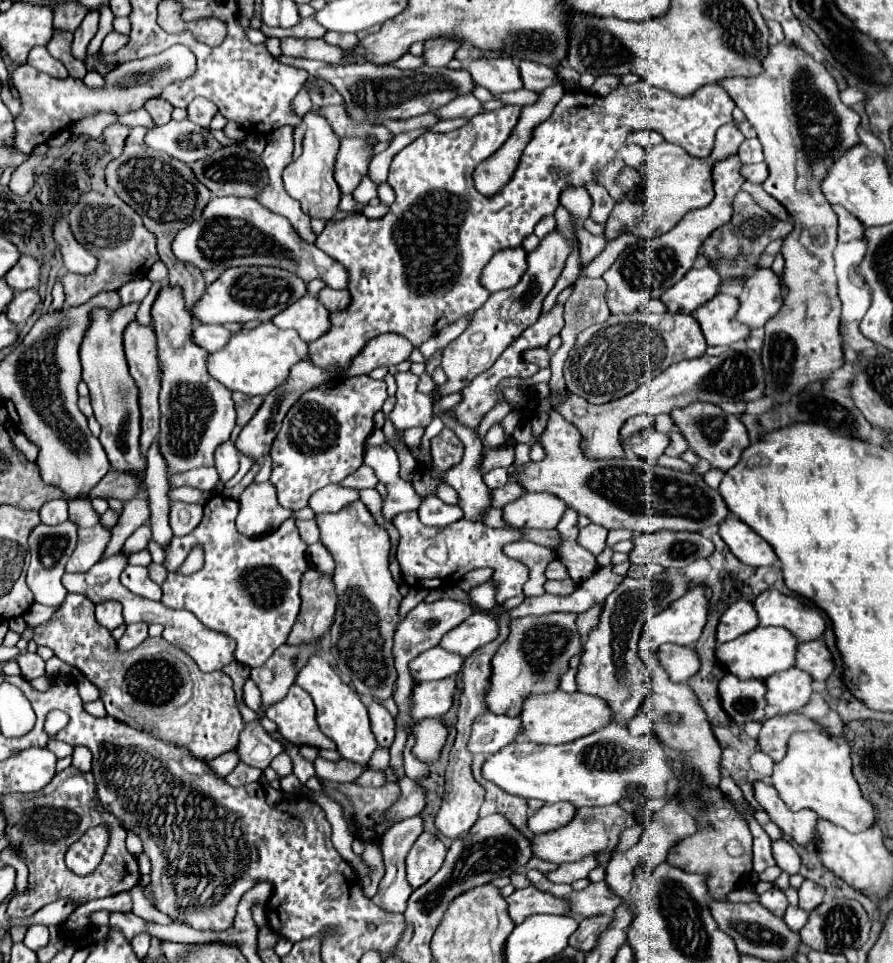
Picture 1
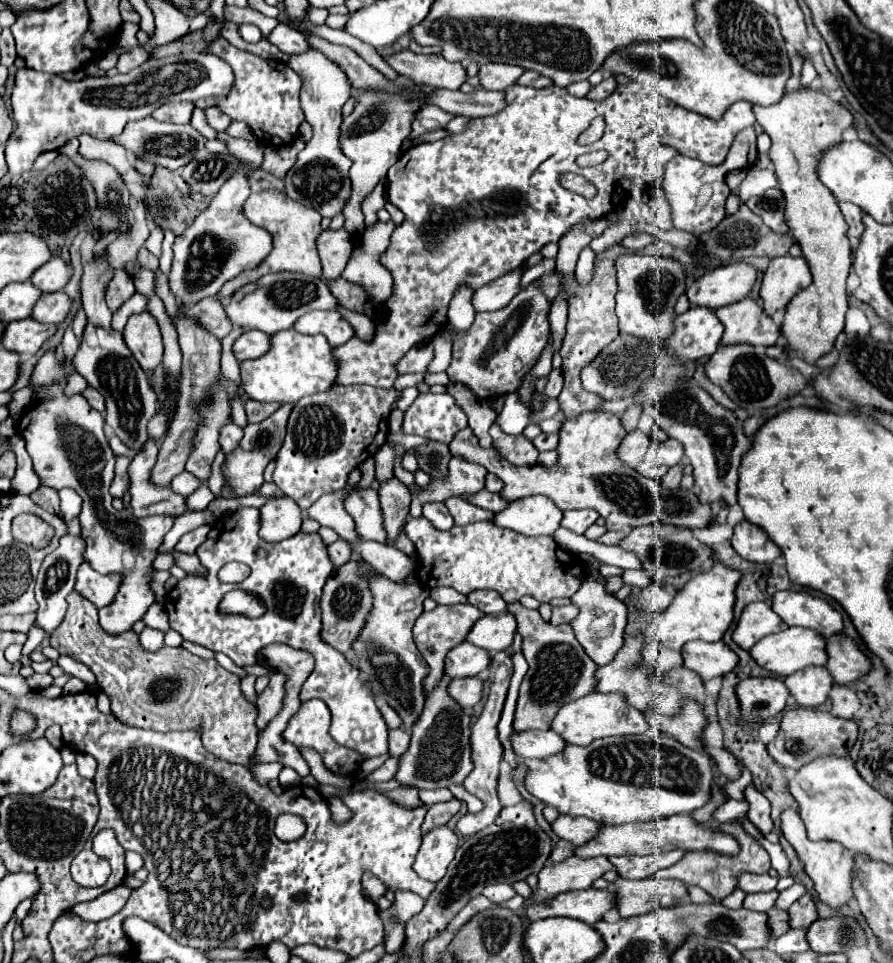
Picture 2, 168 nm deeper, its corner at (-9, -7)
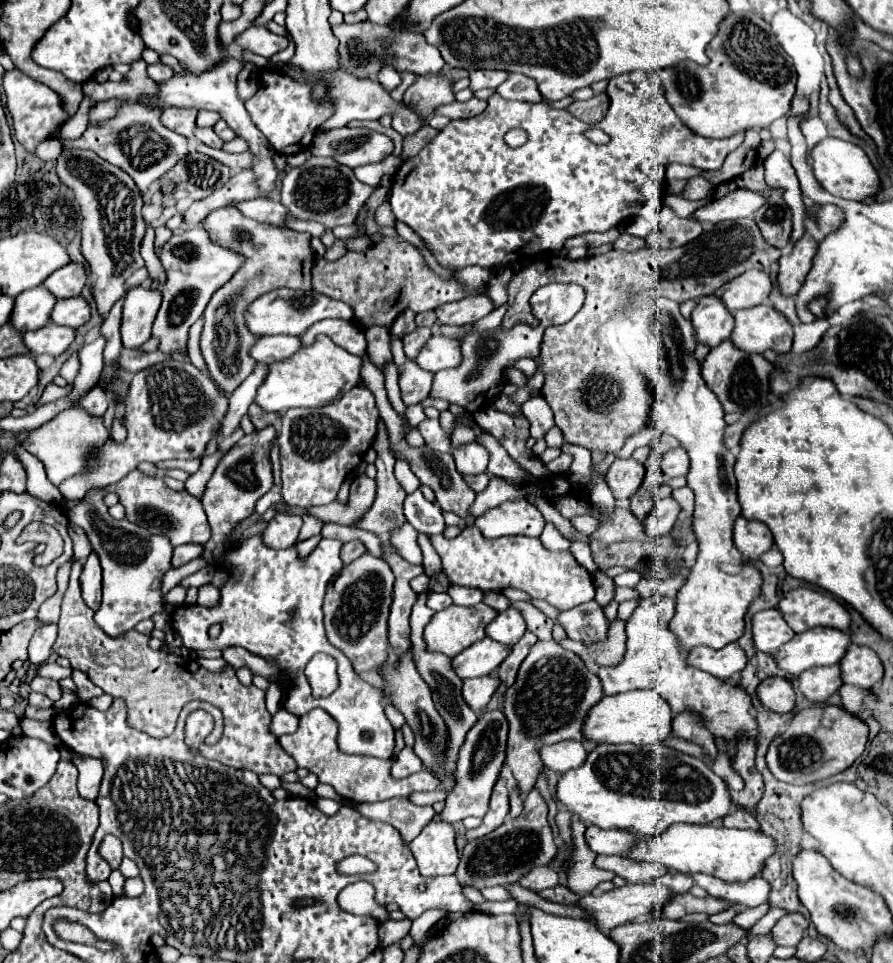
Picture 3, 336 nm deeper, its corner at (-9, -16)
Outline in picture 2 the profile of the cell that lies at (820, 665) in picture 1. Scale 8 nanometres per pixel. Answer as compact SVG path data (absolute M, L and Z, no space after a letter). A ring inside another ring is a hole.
M838 633L828 639L826 667L836 685L848 685L848 683L864 677L870 671L872 663L858 643L854 643L846 635Z

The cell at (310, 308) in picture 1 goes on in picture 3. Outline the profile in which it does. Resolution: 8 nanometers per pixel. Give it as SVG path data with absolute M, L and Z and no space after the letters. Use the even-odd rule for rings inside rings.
M322 320L312 324L308 332L300 338L304 346L310 346L316 336L328 336L334 344L340 348L348 350L354 356L364 356L366 354L366 330L360 328L360 324L352 320Z

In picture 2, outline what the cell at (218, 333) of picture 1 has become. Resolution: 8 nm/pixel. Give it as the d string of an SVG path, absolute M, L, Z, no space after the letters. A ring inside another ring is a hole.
M246 331L234 341L232 351L238 361L246 361L260 357L262 353L268 351L268 347L270 347L270 335L262 331Z

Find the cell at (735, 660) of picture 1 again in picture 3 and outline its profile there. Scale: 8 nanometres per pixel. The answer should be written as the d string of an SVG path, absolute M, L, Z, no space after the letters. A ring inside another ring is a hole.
M824 626L810 628L808 632L796 634L788 644L784 644L784 648L780 648L776 652L776 660L778 660L782 670L786 670L792 676L798 676L804 670L814 668L814 666L838 664L842 660L842 656L846 654L846 648L850 642L852 642L850 630L836 630L836 628L824 628Z

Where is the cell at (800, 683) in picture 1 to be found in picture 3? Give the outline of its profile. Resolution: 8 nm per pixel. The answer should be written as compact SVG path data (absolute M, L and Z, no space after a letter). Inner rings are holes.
M836 664L836 666L810 668L798 676L798 682L800 682L800 692L808 700L822 704L842 686L840 666Z

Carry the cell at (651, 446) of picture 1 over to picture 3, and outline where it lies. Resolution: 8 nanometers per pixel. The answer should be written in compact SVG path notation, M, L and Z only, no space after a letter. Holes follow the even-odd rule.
M684 448L670 450L670 452L664 456L662 466L664 466L664 474L666 474L666 476L686 476L686 474L688 474L688 468L690 468L688 452L686 452Z

